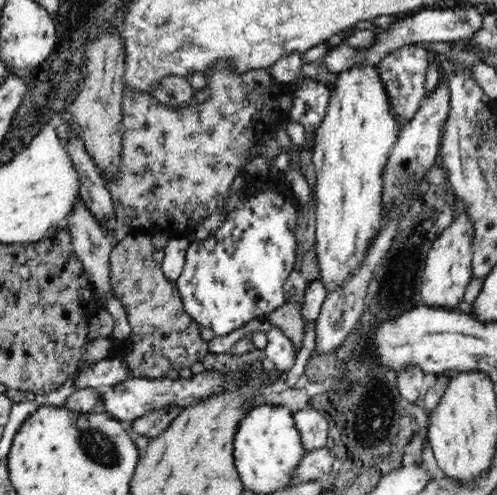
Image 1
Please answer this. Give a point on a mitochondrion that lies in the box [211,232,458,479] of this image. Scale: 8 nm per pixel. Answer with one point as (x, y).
(385, 396)

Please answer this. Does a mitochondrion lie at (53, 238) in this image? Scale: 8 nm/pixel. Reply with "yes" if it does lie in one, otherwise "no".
no

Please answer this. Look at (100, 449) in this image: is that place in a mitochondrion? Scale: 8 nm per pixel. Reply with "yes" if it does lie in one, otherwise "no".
yes

